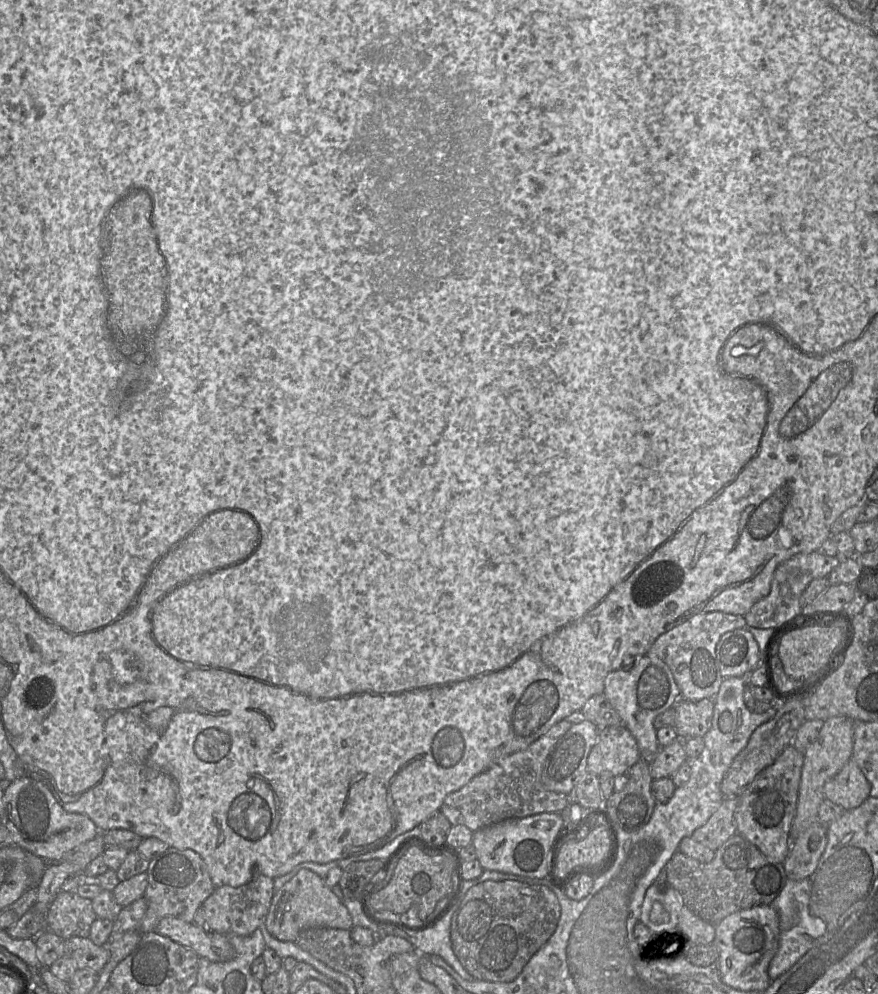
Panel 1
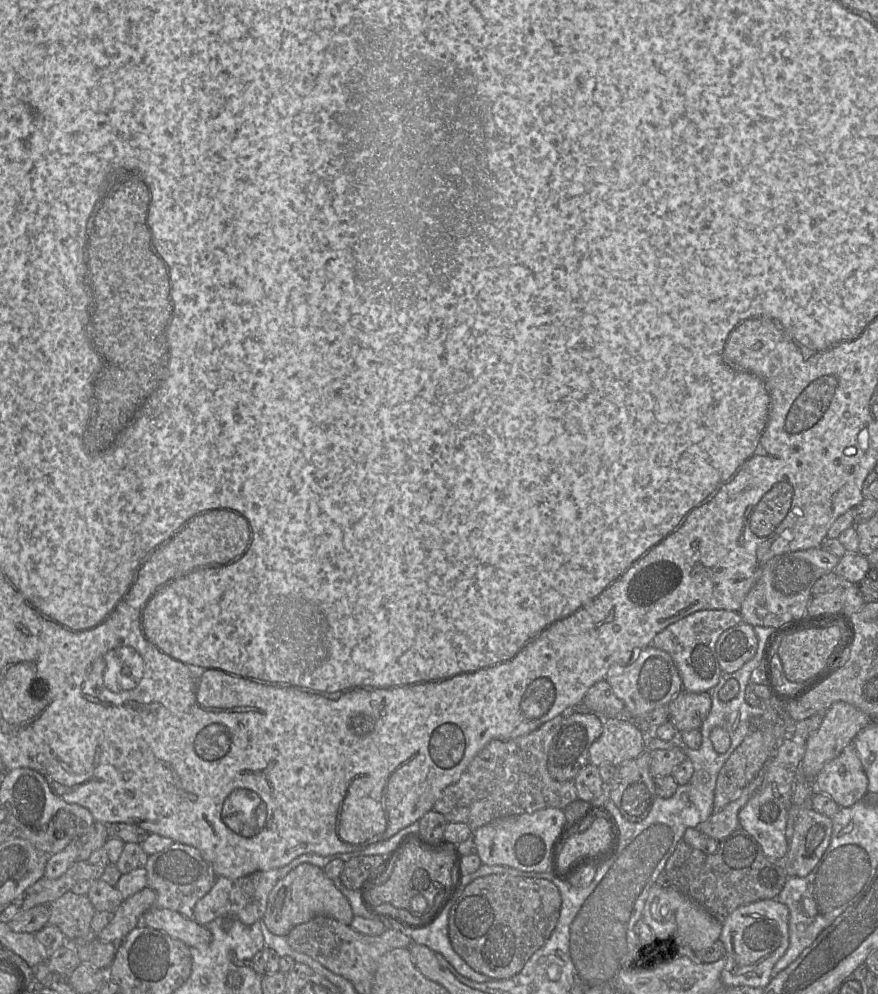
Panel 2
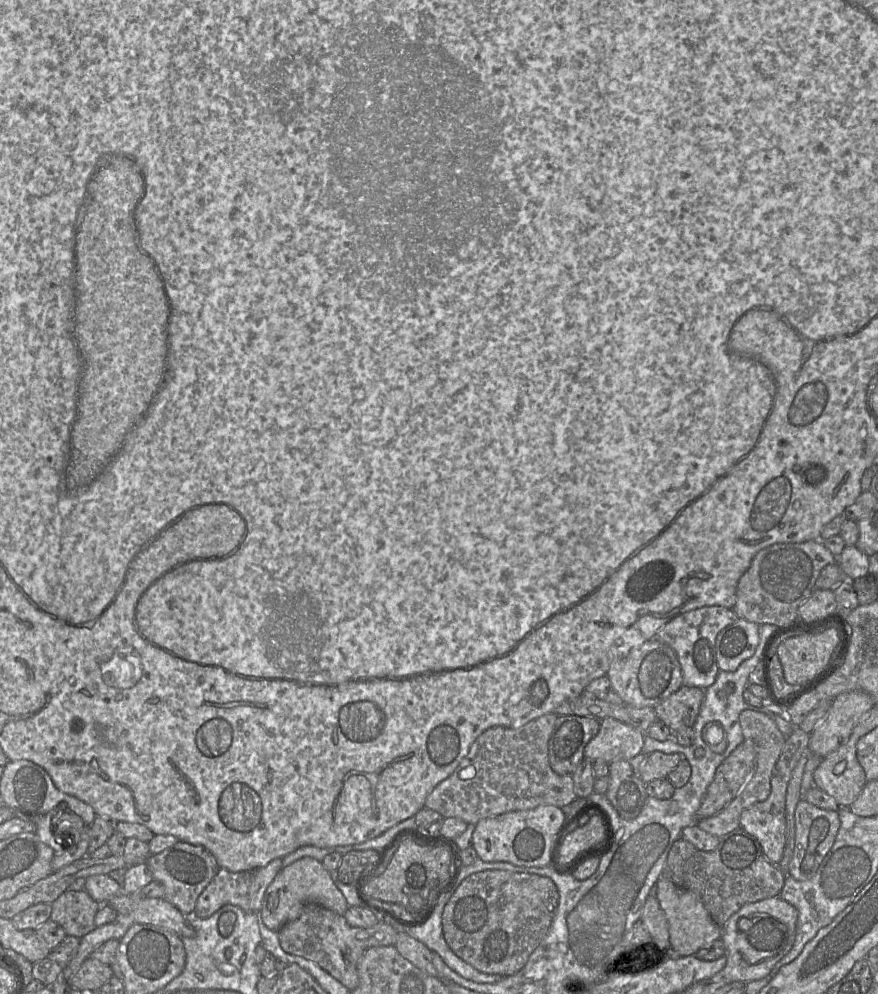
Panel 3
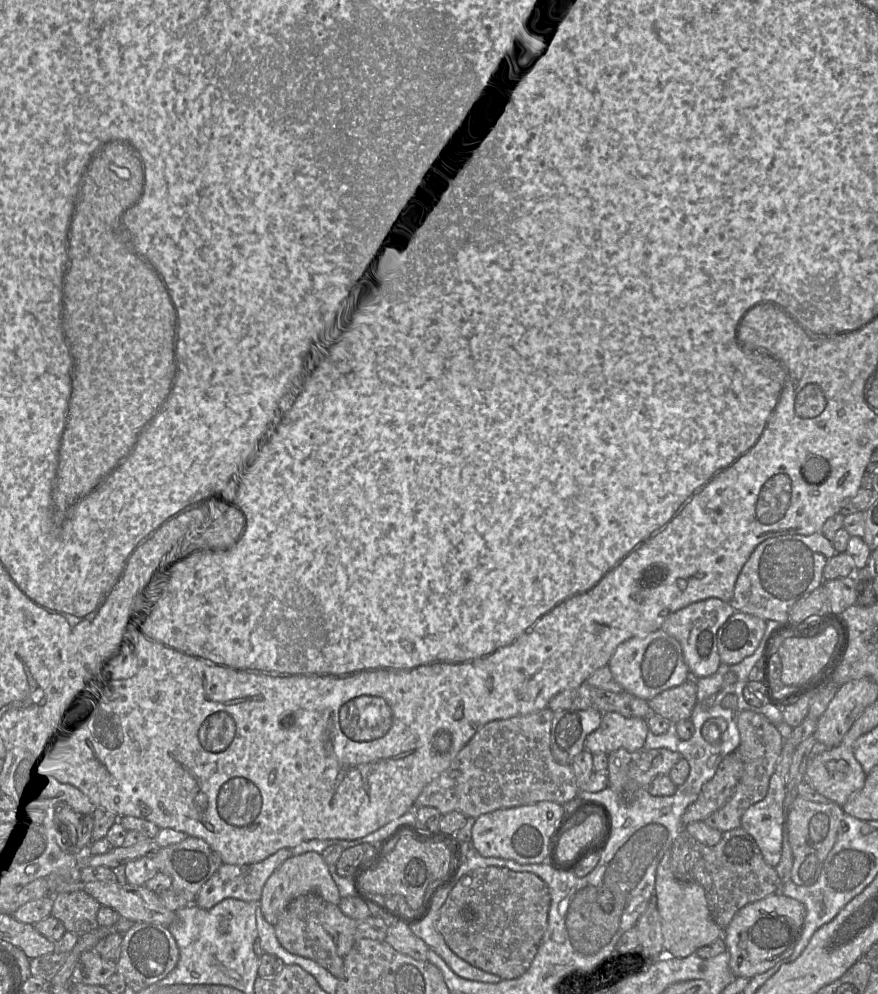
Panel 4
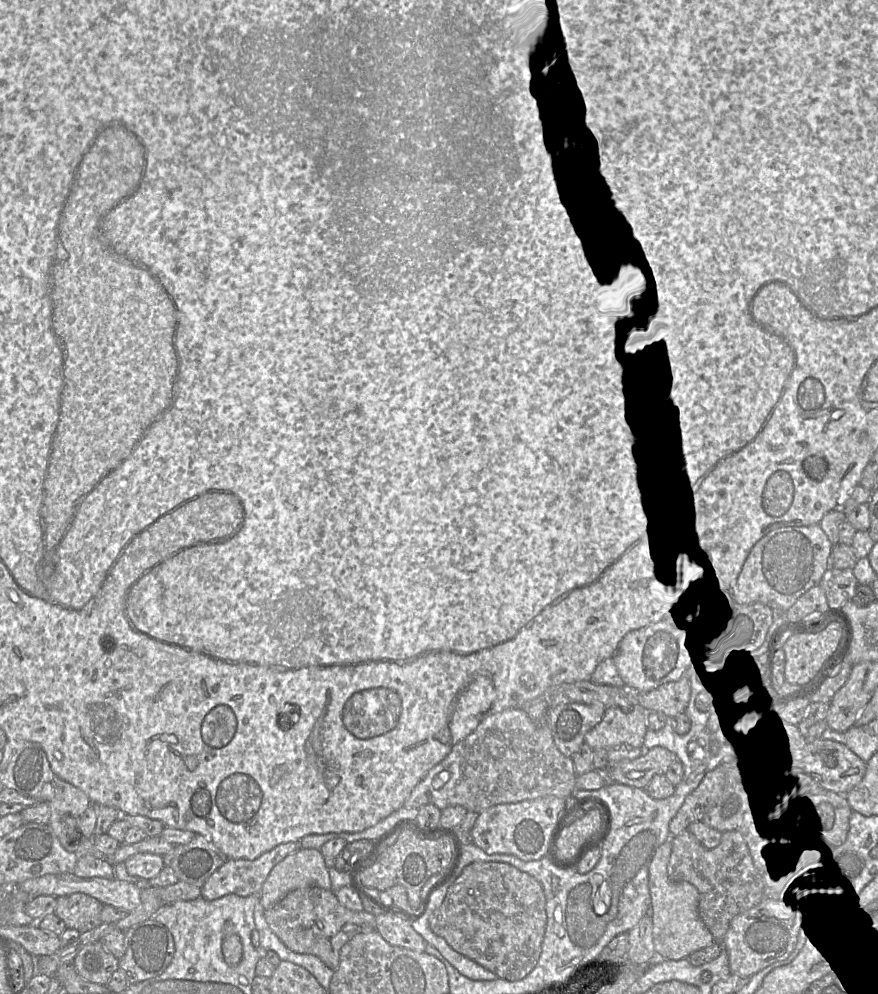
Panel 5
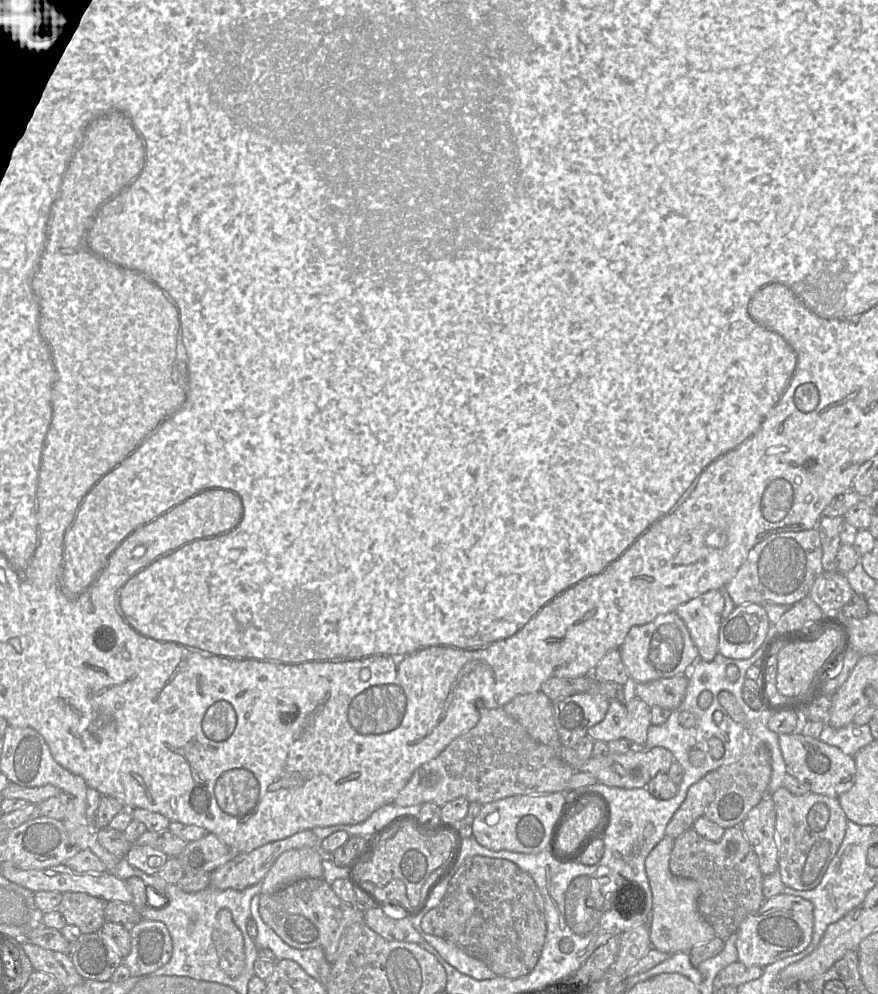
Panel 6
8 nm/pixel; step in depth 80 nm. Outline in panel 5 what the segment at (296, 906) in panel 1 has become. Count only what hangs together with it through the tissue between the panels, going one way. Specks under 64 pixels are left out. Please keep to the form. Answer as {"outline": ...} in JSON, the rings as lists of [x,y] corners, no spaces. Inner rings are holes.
{"outline":[[[300,848],[275,865],[262,886],[259,902],[267,910],[291,891],[307,886],[331,890],[328,868],[319,849]]]}

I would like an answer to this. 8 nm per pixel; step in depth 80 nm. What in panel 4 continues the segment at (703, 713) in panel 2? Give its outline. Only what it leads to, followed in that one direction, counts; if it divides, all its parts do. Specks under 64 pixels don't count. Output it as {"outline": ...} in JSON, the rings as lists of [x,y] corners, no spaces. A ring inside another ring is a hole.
{"outline":[[[689,677],[681,685],[665,690],[648,700],[648,704],[654,714],[676,724],[691,718],[696,701],[696,679]]]}

